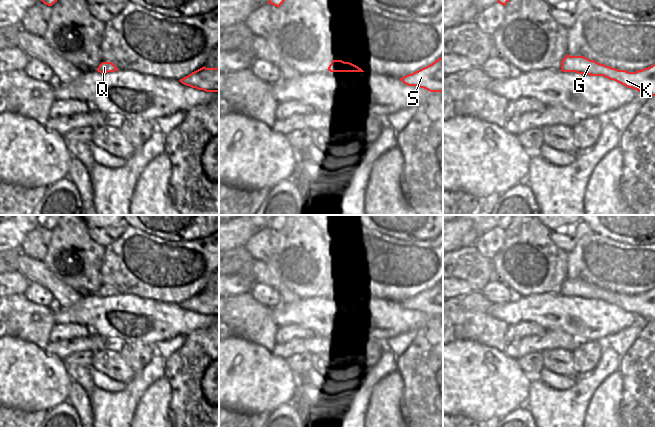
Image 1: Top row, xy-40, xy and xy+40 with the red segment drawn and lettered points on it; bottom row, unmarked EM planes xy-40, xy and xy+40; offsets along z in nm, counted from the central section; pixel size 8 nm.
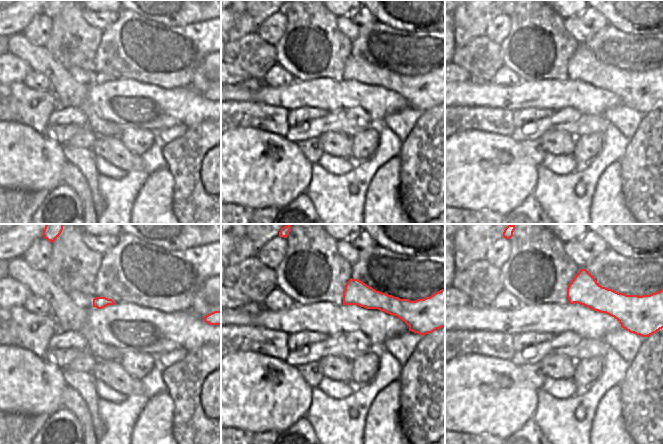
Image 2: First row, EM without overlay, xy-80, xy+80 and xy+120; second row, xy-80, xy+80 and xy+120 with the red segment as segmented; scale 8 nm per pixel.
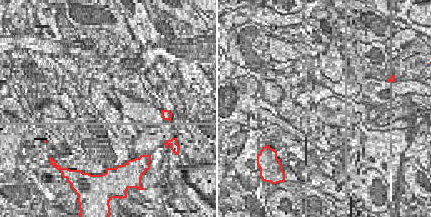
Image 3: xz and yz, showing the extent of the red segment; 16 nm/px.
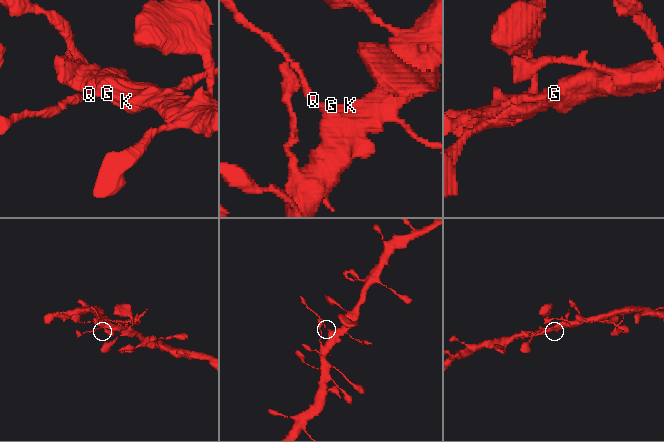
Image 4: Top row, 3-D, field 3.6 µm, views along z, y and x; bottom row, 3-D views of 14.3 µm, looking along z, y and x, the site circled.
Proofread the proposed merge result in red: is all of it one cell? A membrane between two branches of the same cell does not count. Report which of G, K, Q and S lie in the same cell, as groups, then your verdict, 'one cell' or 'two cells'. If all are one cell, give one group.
G K S / Q; two cells

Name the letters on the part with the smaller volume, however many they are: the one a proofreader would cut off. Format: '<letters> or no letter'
Q

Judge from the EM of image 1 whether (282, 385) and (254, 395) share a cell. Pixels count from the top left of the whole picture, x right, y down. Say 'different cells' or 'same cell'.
same cell

